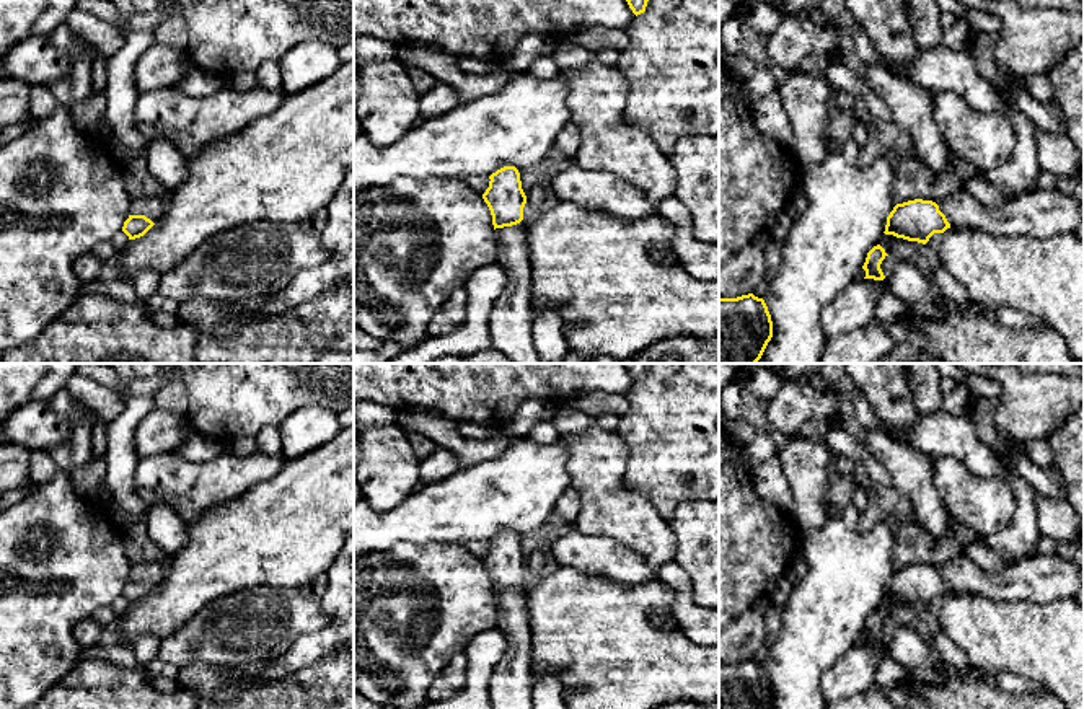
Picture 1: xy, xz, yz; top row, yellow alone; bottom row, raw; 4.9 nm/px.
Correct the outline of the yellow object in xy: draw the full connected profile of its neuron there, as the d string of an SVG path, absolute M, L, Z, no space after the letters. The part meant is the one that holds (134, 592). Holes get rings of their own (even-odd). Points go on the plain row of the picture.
M137 562L132 564L130 580L124 587L122 597L129 605L143 601L166 575L166 562Z

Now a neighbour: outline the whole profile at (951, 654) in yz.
M942 631L934 634L932 642L941 658L947 665L952 665L957 670L970 668L970 662L965 652L960 647L957 647Z

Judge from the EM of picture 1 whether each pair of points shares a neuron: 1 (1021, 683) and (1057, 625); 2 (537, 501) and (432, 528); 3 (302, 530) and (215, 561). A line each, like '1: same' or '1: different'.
1: different
2: same
3: same

